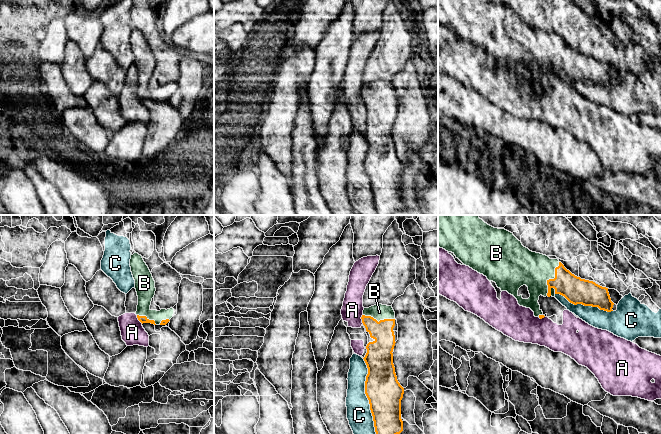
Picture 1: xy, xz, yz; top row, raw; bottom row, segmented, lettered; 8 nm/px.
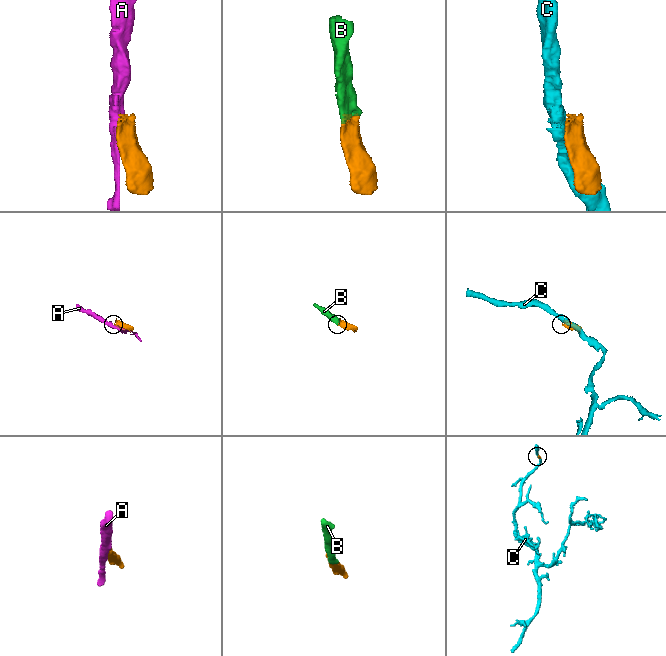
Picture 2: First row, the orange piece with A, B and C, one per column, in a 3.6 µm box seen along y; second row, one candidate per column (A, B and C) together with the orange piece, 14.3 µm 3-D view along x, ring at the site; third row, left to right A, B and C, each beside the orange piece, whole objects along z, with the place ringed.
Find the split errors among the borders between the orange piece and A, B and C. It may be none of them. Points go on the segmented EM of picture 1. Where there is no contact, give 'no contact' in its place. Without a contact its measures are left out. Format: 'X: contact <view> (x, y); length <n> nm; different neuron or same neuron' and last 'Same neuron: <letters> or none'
A: contact xz (361, 318); length 80 nm; different neuron
B: contact yz (551, 279); length 300 nm; same neuron
C: contact xz (366, 395); length 600 nm; different neuron
Same neuron: B

